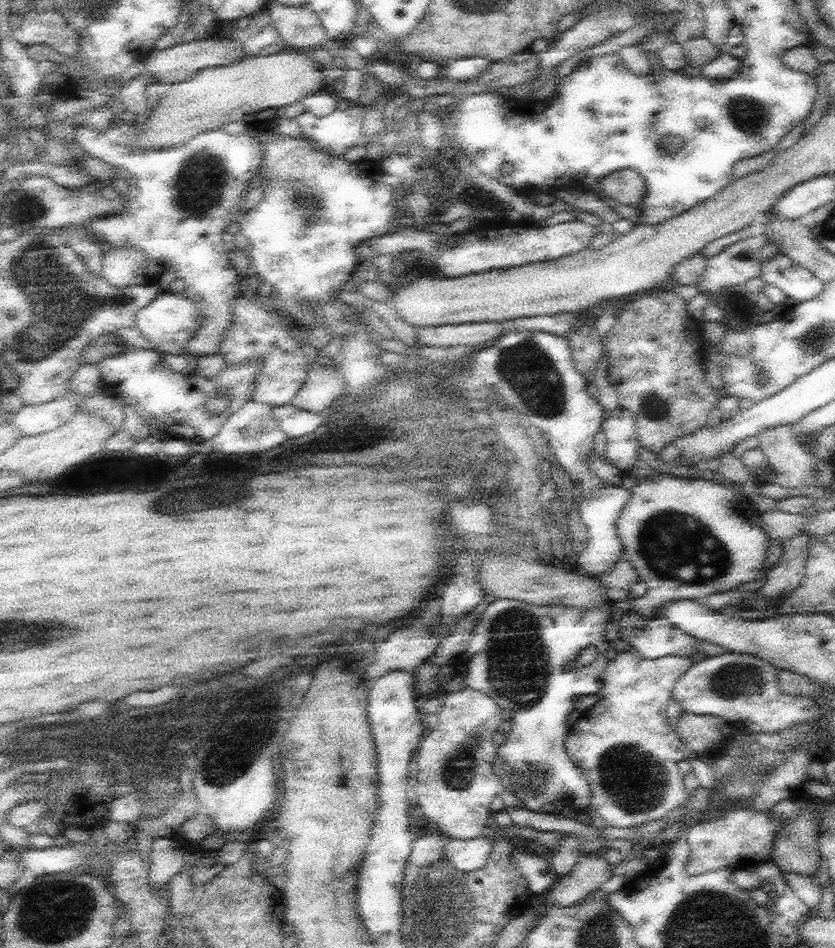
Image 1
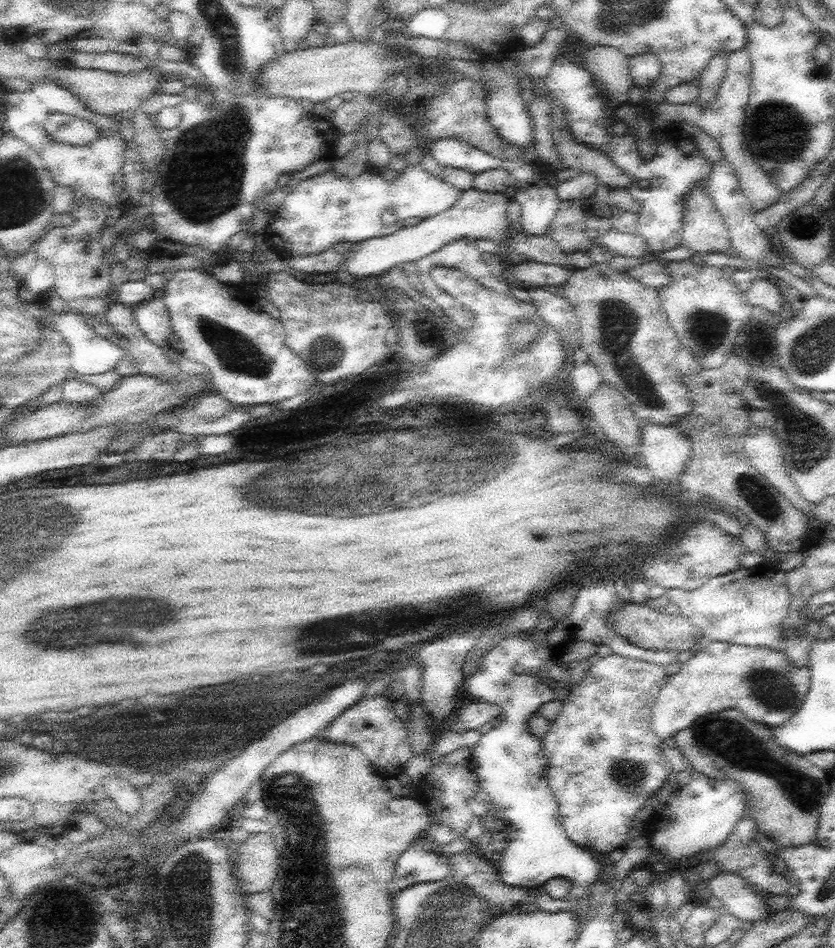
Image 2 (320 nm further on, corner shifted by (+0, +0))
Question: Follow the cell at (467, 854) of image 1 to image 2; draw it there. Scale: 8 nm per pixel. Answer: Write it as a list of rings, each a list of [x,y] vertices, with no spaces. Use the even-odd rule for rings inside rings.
[[[410,847],[398,859],[394,882],[390,884],[390,895],[394,898],[402,890],[419,883],[439,882],[452,874],[448,856],[439,850],[412,849]]]

